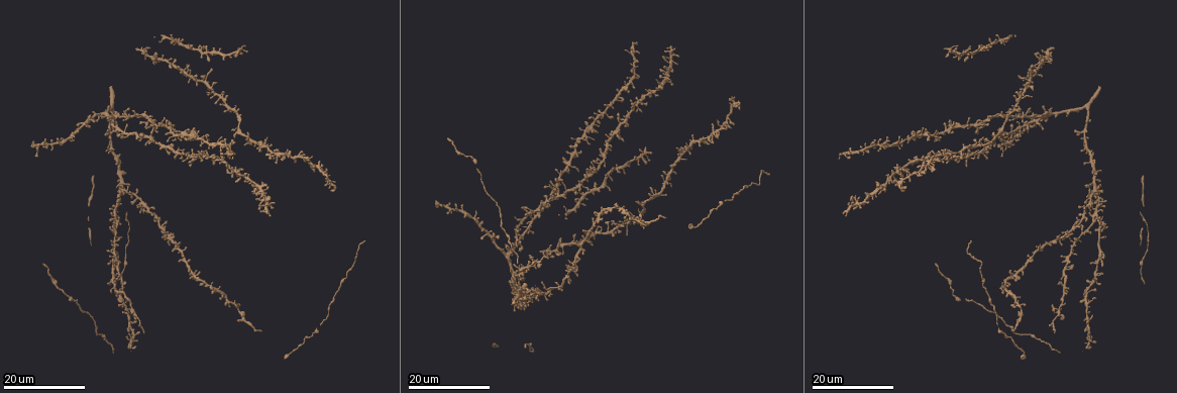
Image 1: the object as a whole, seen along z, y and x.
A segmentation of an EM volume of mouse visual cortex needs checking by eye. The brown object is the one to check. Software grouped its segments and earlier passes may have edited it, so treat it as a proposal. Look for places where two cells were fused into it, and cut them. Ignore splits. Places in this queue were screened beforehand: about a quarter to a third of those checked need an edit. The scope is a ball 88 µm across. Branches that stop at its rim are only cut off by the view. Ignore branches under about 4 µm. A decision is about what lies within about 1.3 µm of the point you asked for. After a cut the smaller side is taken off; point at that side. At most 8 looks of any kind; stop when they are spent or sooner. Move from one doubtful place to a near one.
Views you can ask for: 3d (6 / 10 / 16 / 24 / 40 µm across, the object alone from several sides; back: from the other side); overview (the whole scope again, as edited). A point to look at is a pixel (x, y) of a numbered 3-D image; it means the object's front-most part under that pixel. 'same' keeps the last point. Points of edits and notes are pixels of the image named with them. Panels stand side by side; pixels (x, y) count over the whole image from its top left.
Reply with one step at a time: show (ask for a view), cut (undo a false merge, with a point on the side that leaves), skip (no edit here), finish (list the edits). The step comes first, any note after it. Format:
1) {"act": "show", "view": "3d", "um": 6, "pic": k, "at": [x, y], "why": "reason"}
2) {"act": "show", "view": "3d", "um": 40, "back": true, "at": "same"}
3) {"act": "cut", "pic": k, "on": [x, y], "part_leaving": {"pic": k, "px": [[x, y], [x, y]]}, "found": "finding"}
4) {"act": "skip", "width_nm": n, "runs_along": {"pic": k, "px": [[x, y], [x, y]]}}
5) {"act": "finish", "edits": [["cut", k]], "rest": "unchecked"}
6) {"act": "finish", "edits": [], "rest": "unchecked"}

{"act": "show", "view": "3d", "um": 24, "pic": 1, "at": [565, 169], "why": "four-way junction"}

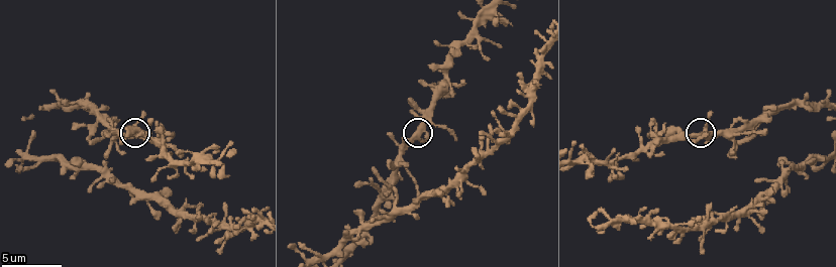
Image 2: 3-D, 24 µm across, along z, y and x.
{"act": "show", "view": "3d", "um": 10, "pic": 2, "at": [415, 138], "why": "closer look"}

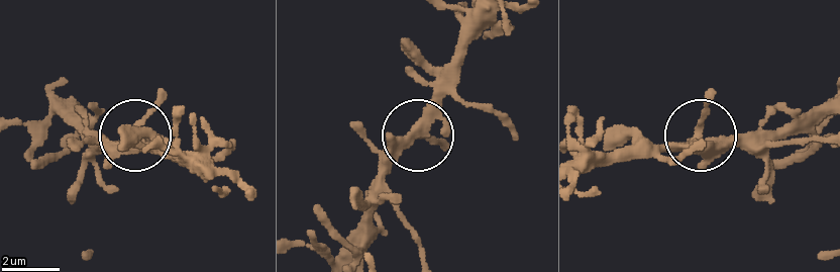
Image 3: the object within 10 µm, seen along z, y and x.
{"act": "skip", "arms": 4, "runs_along": {"pic": 3, "px": [[336, 254], [378, 175], [442, 102], [484, 107]]}, "found": "continuous, no second cell"}

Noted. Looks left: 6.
{"act": "show", "view": "3d", "um": 16, "pic": 1, "at": [203, 53], "why": "looks like a crossing"}

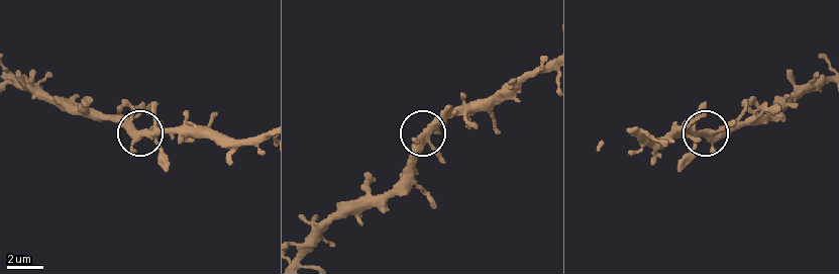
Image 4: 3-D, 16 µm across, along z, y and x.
{"act": "show", "view": "3d", "um": 6, "pic": 4, "at": [709, 133], "why": "closer look"}

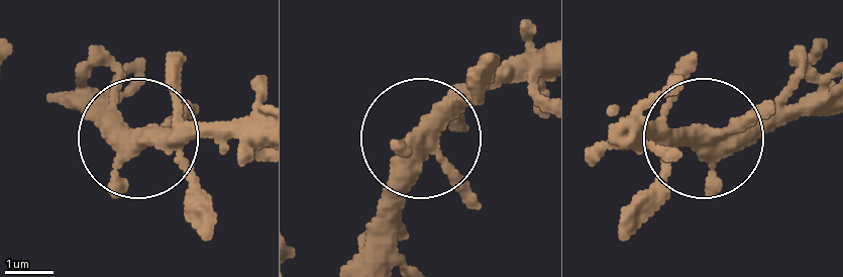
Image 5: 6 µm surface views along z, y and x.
{"act": "skip", "found": "continuous, no second cell"}

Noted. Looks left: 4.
{"act": "show", "view": "3d", "um": 16, "pic": 1, "at": [616, 131], "why": "looks like a crossing"}

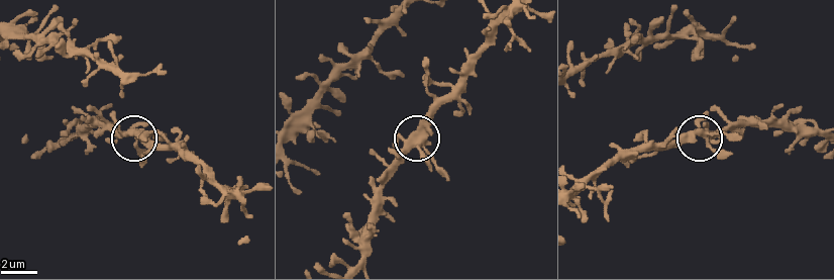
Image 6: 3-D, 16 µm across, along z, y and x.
{"act": "show", "view": "3d", "um": 6, "pic": 6, "at": [423, 142]}

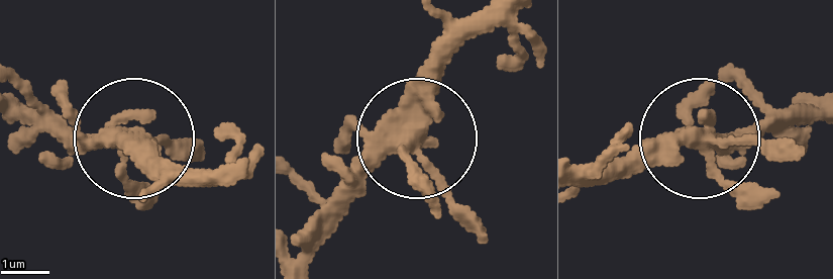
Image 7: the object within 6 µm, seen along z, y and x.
{"act": "skip", "arms": 5, "found": "all the same cell"}

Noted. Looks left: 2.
{"act": "show", "view": "3d", "um": 16, "pic": 1, "at": [1098, 230], "why": "four or more arms meet"}

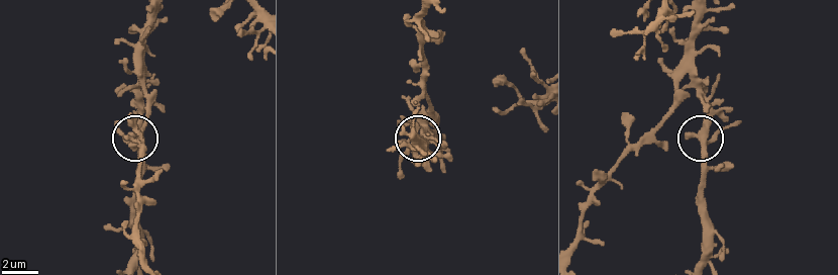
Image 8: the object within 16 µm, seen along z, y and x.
{"act": "show", "view": "3d", "um": 10, "pic": 8, "at": [707, 141]}

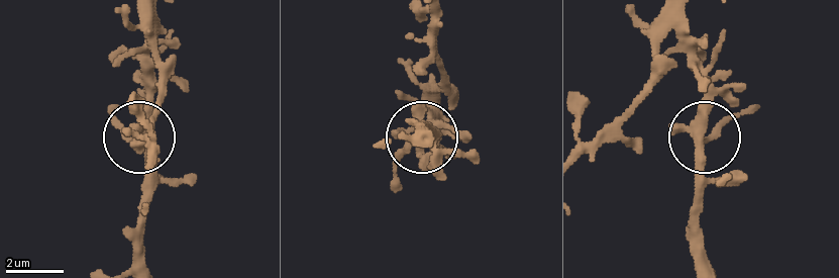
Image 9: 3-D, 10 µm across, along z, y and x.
{"act": "skip", "width_nm": 300, "runs_along": {"pic": 9, "px": [[686, 17], [693, 68], [708, 97], [708, 137], [748, 106]]}, "found": "one cell here"}

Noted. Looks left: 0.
{"act": "finish", "edits": [], "rest": "unchecked"}

